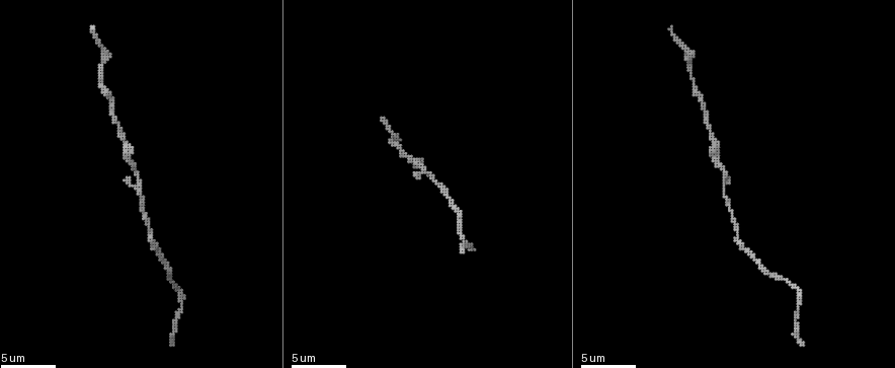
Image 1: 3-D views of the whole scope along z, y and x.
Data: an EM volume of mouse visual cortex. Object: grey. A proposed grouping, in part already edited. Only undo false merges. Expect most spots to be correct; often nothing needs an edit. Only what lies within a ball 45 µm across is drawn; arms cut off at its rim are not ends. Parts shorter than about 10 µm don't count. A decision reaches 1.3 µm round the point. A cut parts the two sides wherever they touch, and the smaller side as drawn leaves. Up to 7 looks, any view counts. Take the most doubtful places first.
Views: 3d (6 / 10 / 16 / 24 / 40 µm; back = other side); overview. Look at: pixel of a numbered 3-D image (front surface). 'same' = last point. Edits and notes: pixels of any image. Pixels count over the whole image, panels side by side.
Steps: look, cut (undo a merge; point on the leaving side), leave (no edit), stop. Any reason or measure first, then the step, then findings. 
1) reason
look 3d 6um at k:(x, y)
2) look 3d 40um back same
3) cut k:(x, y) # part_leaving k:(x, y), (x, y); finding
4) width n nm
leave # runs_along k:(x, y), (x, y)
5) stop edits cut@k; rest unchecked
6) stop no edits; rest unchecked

side arm on a straight run
look 3d 6um at 1:(430, 173)

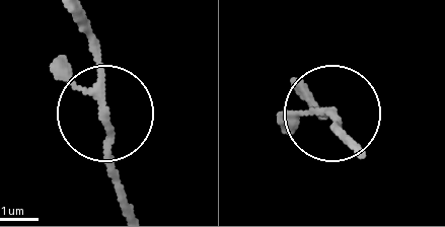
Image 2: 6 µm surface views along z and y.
arms 3
leave # runs_along 2:(105, 122), (116, 200); all the same neuron

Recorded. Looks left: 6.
sudden change in width
look 3d 10um at 1:(750, 253)

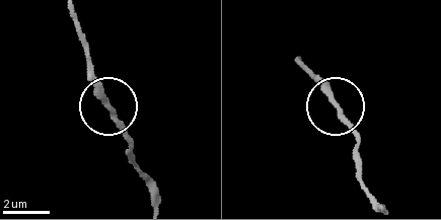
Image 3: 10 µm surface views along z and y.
look 3d 10um back at 3:(337, 105)

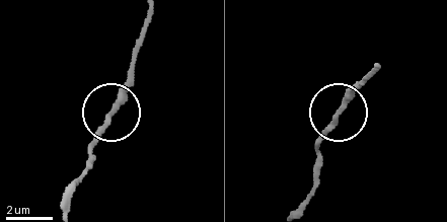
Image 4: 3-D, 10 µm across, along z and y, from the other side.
width 200 nm
leave # runs_along 4:(144, 20), (121, 101), (88, 152); one neuron here

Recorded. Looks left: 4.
look 3d 6um at 1:(713, 138)

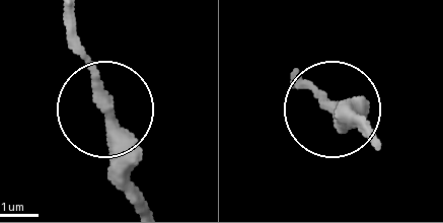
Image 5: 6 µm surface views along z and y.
leave # all the same neuron

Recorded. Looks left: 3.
thick turns thin
look 3d 10um at 1:(392, 144)

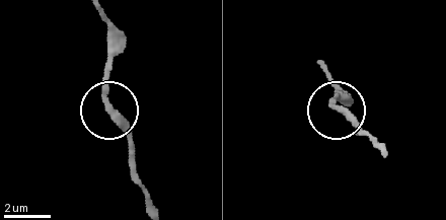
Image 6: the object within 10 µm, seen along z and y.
look 3d 6um at 6:(113, 112)

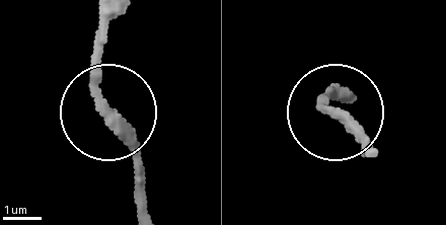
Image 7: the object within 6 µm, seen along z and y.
width 280 nm
leave # runs_along 7:(145, 204), (139, 146), (103, 87), (103, 20); continuous, no second neuron

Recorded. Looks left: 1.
stop no edits; rest unchecked

